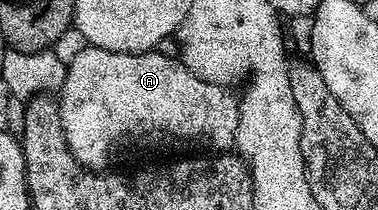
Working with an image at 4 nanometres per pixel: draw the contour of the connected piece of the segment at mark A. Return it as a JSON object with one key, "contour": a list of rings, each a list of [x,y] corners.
{"contour":[[[87,46],[75,54],[75,58],[68,61],[67,75],[63,86],[59,90],[59,103],[61,106],[61,121],[63,122],[63,134],[69,147],[69,153],[75,157],[84,168],[94,170],[105,170],[110,167],[109,164],[116,158],[120,152],[125,152],[128,148],[137,148],[142,144],[143,147],[149,148],[152,144],[157,144],[160,140],[174,140],[177,144],[190,144],[193,150],[204,150],[209,154],[225,154],[230,151],[237,143],[237,127],[239,126],[239,114],[241,106],[236,95],[229,93],[230,89],[223,84],[212,84],[203,78],[199,78],[189,68],[181,63],[180,59],[172,60],[165,58],[163,55],[152,52],[116,52],[115,50],[103,50]]]}

